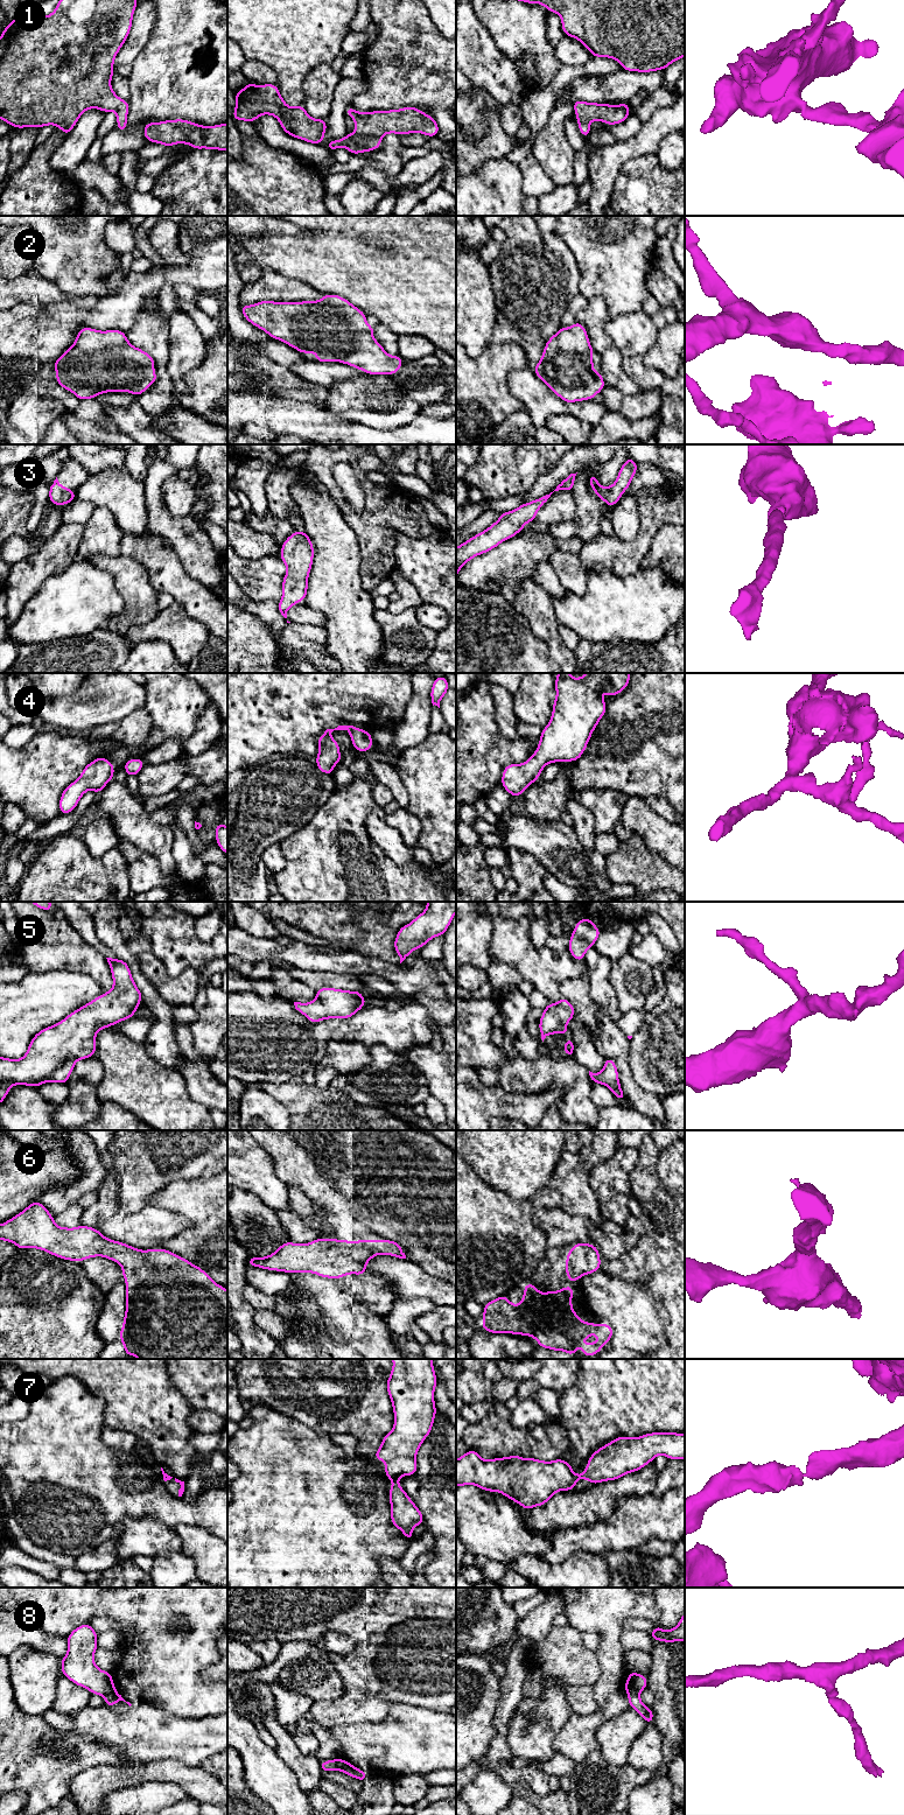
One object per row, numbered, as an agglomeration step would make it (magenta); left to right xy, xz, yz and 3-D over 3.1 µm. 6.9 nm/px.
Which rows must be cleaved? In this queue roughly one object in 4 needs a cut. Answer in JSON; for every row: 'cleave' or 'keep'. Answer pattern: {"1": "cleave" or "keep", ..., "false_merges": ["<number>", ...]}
{"1": "keep", "2": "keep", "3": "keep", "4": "keep", "5": "keep", "6": "keep", "7": "keep", "8": "cleave", "false_merges": ["8"]}

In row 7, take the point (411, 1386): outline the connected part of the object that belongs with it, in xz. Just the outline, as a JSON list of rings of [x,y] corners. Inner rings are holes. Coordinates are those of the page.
[[[392,1359],[392,1362],[386,1388],[394,1413],[394,1427],[384,1436],[372,1457],[386,1464],[385,1476],[392,1480],[388,1491],[391,1521],[412,1541],[412,1530],[425,1520],[398,1479],[416,1473],[416,1453],[432,1432],[437,1413],[434,1401],[437,1378],[433,1359]]]

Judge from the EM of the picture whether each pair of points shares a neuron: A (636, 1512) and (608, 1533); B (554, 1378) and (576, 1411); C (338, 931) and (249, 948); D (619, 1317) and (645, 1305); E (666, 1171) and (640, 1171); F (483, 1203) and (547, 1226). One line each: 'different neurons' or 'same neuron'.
A: same neuron
B: different neurons
C: different neurons
D: same neuron
E: different neurons
F: different neurons

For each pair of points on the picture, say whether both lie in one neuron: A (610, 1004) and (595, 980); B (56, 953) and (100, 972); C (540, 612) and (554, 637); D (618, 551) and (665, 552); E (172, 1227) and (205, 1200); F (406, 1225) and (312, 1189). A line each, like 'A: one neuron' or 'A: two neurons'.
A: one neuron
B: one neuron
C: one neuron
D: two neurons
E: two neurons
F: one neuron

